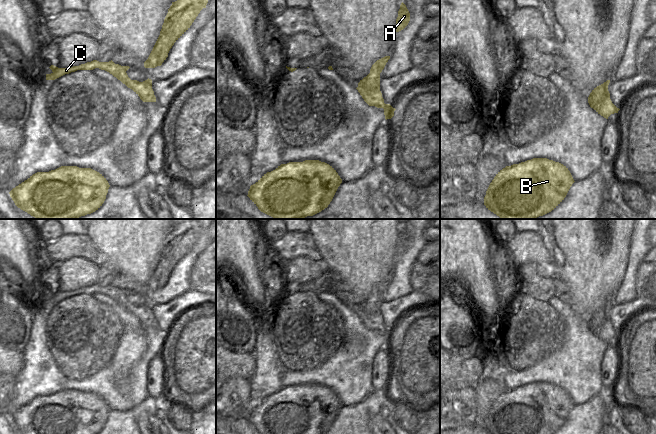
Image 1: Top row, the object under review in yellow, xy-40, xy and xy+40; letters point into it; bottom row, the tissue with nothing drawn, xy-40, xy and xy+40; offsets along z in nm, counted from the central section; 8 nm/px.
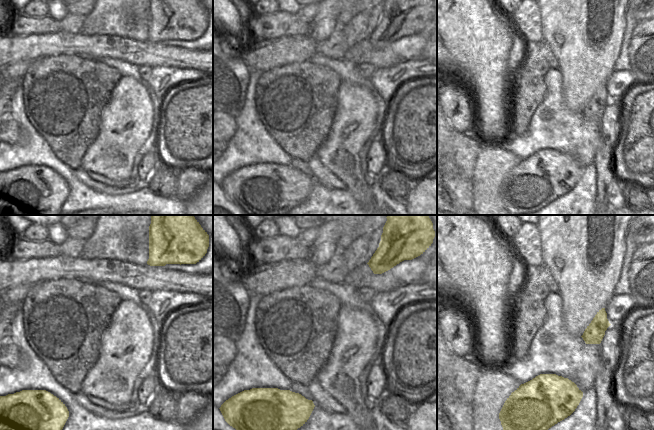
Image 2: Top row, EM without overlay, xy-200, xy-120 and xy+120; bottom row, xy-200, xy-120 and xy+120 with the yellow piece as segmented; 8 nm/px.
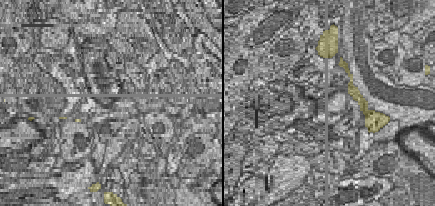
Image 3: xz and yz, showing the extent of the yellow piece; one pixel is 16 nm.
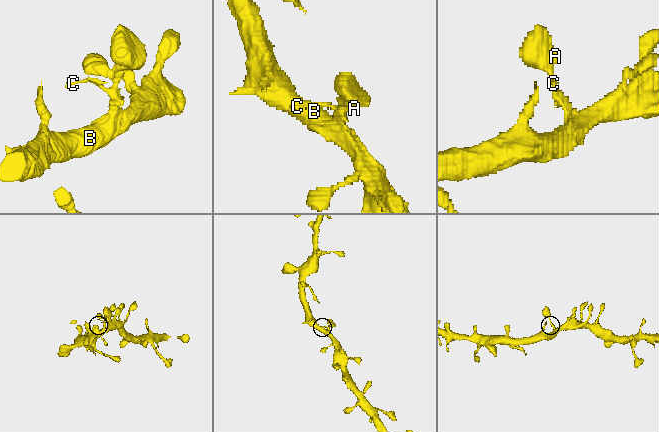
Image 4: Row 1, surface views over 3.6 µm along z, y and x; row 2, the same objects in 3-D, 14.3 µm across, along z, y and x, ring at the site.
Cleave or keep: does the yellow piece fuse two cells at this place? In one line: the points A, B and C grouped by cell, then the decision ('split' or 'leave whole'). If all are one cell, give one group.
A B C; leave whole

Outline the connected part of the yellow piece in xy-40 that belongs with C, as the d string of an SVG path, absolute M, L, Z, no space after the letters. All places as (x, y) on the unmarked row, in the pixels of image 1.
M93 284L71 292L58 292L54 289L51 289L49 292L52 294L52 297L46 298L46 304L55 304L65 298L69 298L77 294L93 294L95 292L99 292L109 296L128 312L132 313L143 326L156 326L151 303L148 302L143 306L131 304L126 297L130 291L115 288L112 284L109 286L99 286L97 284Z

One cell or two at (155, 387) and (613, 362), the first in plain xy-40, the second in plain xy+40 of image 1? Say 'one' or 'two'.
one

